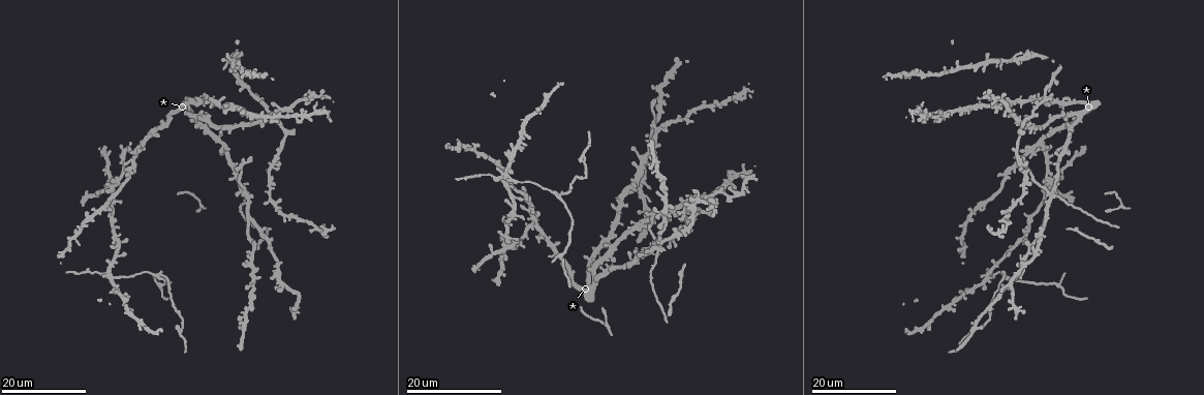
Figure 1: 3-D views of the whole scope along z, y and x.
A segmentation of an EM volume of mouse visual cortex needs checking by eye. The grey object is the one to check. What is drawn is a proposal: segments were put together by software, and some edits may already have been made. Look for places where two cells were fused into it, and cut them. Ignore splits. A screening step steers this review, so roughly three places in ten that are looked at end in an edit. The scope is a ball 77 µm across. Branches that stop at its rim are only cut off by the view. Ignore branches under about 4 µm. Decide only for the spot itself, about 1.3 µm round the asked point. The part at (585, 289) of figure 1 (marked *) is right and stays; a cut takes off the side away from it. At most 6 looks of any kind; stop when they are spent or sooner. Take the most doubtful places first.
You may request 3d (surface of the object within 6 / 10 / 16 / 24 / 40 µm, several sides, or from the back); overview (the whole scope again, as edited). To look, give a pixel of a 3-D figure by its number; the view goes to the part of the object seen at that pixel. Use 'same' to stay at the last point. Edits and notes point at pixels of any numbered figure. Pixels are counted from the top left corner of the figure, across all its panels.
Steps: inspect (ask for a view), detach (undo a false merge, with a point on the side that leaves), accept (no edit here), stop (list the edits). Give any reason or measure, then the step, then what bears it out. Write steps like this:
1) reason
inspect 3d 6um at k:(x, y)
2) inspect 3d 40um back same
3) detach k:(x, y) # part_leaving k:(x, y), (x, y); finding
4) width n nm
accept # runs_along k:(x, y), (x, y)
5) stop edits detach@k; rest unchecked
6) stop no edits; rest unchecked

four-way junction
inspect 3d 24um at 1:(157, 276)

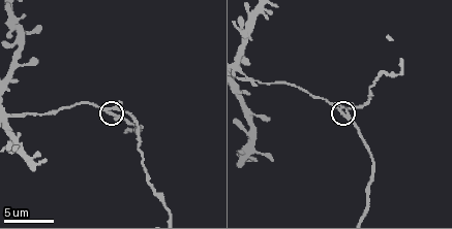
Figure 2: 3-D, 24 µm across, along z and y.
closer look
inspect 3d 6um at 2:(341, 108)

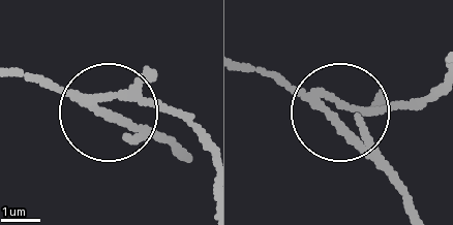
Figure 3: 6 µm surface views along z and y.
inspect 3d 6um back at 3:(337, 118)

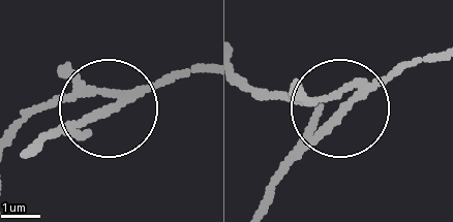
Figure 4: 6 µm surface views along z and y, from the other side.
side_arm 25 um
detach 4:(73, 100) # part_leaving 4:(122, 93), (57, 96), (17, 132); two cells meet here

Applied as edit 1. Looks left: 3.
four arms meet
inspect 3d 24um at 1:(657, 247)

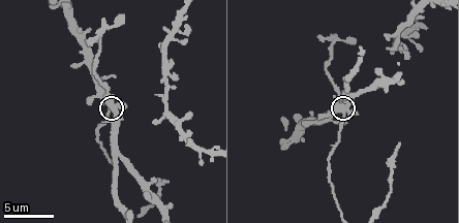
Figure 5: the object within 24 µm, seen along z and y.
inspect 3d 6um at 5:(114, 103)

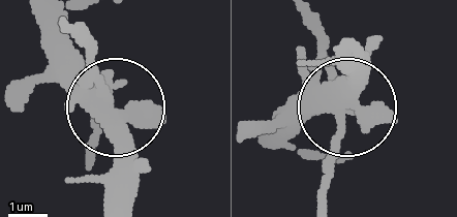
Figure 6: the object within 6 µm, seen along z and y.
width 430 nm
accept # all the same cell

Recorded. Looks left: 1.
stop edits detach@4; rest unchecked

